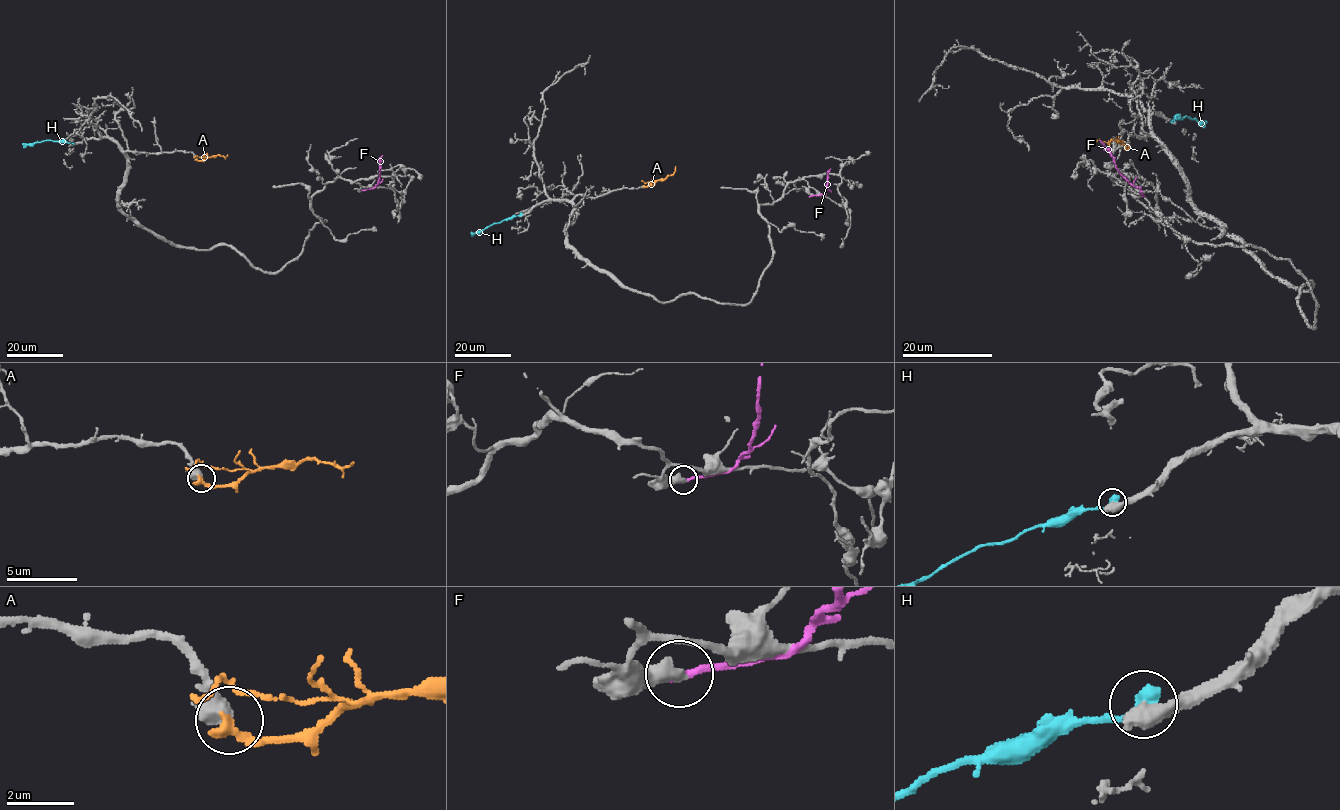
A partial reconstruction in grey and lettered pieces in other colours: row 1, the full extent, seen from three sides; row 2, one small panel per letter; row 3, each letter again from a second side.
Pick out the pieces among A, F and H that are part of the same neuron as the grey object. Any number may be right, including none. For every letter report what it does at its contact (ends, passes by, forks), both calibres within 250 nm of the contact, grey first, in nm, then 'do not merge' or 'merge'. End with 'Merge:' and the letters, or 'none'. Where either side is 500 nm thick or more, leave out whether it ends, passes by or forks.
A: calibres 550 and 340 nm; merge
F: calibres 500 and 200 nm; do not merge
H: calibres 650 and 420 nm; do not merge
Merge: A

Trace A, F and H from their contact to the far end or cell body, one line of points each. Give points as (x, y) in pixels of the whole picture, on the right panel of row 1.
A: (1127, 146), (1128, 148), (1111, 140), (1096, 141)
F: (1142, 195), (1118, 170), (1110, 151), (1099, 140)
H: (1172, 121), (1188, 116), (1203, 128)

